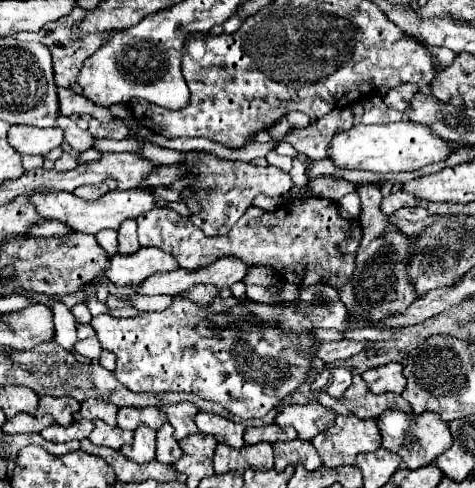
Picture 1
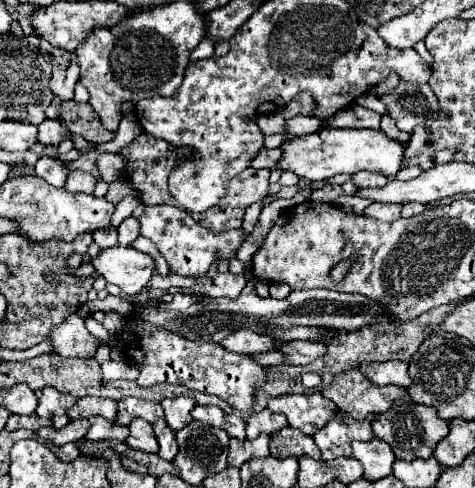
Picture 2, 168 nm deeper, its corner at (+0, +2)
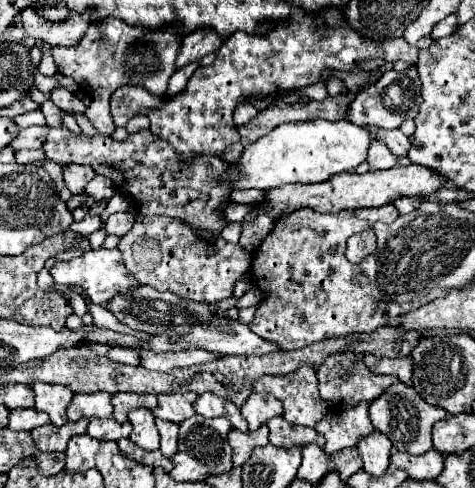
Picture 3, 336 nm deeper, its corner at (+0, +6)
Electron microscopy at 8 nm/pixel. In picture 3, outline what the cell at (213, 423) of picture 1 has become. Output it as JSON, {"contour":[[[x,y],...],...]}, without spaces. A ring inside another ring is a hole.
{"contour":[[[201,394],[195,400],[193,406],[195,406],[195,412],[205,416],[205,418],[209,418],[209,416],[211,418],[213,416],[223,416],[223,418],[227,418],[233,424],[233,428],[237,428],[241,432],[247,430],[247,422],[241,418],[239,408],[231,400],[227,400],[227,398],[219,398],[215,394]]]}

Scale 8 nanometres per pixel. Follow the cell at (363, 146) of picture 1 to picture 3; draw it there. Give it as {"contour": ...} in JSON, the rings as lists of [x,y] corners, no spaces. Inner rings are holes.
{"contour":[[[313,120],[297,124],[281,124],[267,136],[243,150],[239,170],[247,174],[239,188],[277,188],[283,184],[315,184],[325,182],[333,174],[349,172],[365,162],[373,138],[365,128],[349,120]]]}

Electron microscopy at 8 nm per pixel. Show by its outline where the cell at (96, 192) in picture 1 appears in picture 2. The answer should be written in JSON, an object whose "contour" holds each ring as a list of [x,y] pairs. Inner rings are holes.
{"contour":[[[75,172],[69,176],[65,188],[67,192],[85,192],[85,194],[91,194],[95,190],[95,178],[89,174],[89,172]]]}

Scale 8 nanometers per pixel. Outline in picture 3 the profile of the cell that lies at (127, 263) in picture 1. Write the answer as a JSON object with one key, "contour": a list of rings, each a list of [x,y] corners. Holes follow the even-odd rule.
{"contour":[[[97,248],[97,250],[87,250],[83,256],[67,260],[67,262],[57,262],[51,268],[51,276],[55,280],[55,284],[79,284],[87,290],[89,300],[93,300],[95,304],[105,304],[107,300],[115,298],[115,294],[127,294],[129,290],[137,288],[139,282],[137,278],[123,266],[123,256],[121,252],[115,250],[107,250],[107,248]]]}

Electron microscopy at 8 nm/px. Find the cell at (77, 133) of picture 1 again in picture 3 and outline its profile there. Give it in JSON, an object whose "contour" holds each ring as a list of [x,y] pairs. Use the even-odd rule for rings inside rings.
{"contour":[[[31,126],[31,128],[25,128],[25,130],[19,132],[19,138],[15,138],[15,142],[11,142],[11,146],[15,150],[23,150],[23,148],[35,150],[35,148],[41,148],[45,138],[47,138],[47,132],[49,132],[49,126]]]}

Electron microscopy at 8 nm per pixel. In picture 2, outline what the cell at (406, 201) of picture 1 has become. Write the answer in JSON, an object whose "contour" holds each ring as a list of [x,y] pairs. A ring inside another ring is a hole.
{"contour":[[[369,204],[363,214],[383,222],[393,222],[399,218],[399,212],[401,212],[401,204]]]}

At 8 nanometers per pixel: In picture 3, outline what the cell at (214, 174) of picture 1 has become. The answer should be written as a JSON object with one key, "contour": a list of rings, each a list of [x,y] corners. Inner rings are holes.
{"contour":[[[65,126],[63,128],[51,128],[47,134],[47,142],[45,142],[45,156],[53,162],[59,164],[89,164],[93,166],[93,170],[97,174],[109,176],[113,180],[113,184],[123,192],[127,192],[137,210],[141,214],[155,214],[155,216],[171,216],[171,218],[181,218],[187,224],[191,224],[197,230],[207,230],[211,234],[219,234],[225,226],[227,226],[227,218],[225,218],[225,208],[231,204],[229,194],[235,190],[231,186],[231,182],[223,180],[225,176],[231,174],[233,166],[221,158],[199,158],[199,162],[195,162],[195,166],[179,166],[179,156],[175,154],[175,150],[171,150],[171,146],[167,146],[167,142],[155,138],[155,134],[151,134],[149,130],[139,130],[135,134],[129,134],[125,140],[113,140],[109,136],[73,136]]]}

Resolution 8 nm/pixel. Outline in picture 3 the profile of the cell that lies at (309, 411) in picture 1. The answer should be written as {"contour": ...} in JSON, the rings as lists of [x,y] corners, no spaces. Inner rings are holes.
{"contour":[[[301,366],[289,378],[263,376],[253,384],[255,392],[271,394],[283,402],[283,418],[291,424],[315,428],[331,412],[331,402],[319,396],[317,376],[311,366]]]}

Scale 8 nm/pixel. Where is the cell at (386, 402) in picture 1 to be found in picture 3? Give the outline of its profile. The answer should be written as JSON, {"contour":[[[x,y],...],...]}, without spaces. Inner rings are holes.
{"contour":[[[347,352],[347,354],[333,354],[331,360],[327,364],[323,364],[325,368],[317,370],[317,378],[319,378],[319,392],[321,398],[341,406],[341,408],[355,408],[359,402],[373,402],[375,398],[379,398],[383,394],[385,388],[389,388],[391,384],[397,384],[399,380],[395,376],[381,376],[381,374],[373,374],[371,370],[365,368],[363,360],[359,354]]]}

